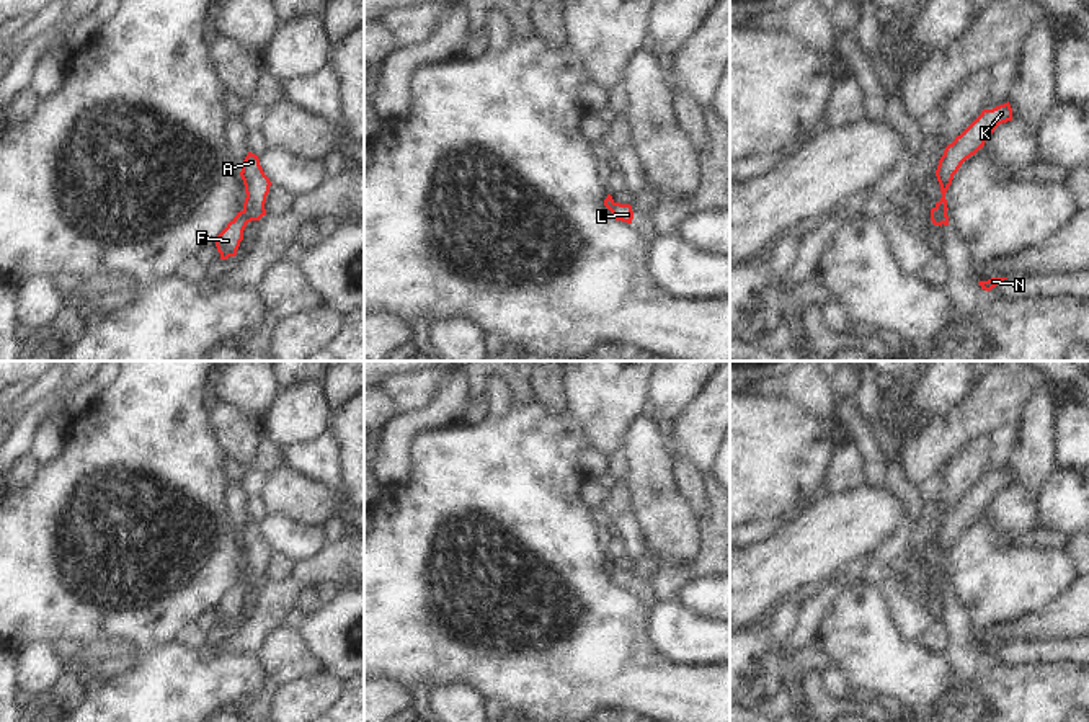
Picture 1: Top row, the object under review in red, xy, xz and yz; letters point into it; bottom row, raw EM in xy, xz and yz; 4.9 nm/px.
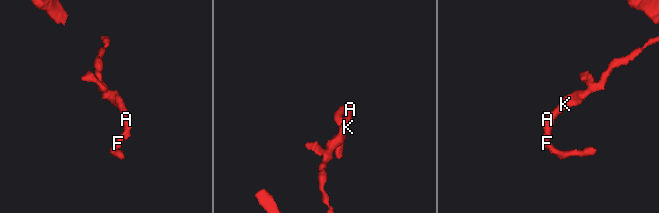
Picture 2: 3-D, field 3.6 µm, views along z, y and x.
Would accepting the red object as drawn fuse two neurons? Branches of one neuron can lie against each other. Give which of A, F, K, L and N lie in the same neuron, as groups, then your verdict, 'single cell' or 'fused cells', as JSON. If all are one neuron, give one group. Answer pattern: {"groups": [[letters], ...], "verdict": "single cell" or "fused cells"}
{"groups": [["A", "K", "L"], ["F", "N"]], "verdict": "fused cells"}

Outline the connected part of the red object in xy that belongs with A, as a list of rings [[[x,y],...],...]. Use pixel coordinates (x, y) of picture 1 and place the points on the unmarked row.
[[[248,518],[243,526],[240,542],[247,559],[243,575],[248,580],[248,588],[260,586],[266,582],[264,568],[273,549],[264,541],[258,521]]]

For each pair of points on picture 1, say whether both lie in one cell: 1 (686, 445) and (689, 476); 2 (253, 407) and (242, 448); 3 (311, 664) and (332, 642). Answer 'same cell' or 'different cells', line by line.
1: different cells
2: different cells
3: different cells

